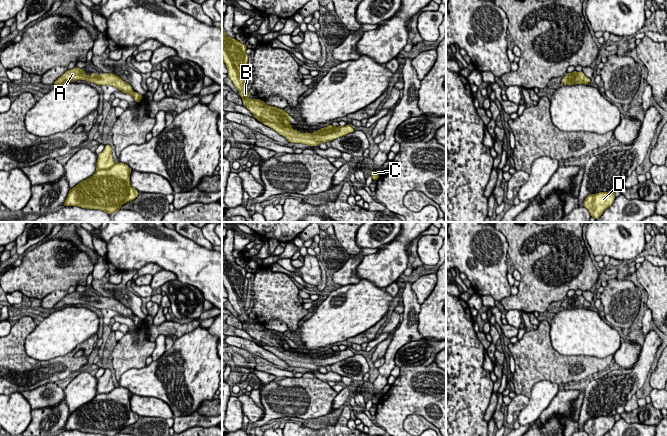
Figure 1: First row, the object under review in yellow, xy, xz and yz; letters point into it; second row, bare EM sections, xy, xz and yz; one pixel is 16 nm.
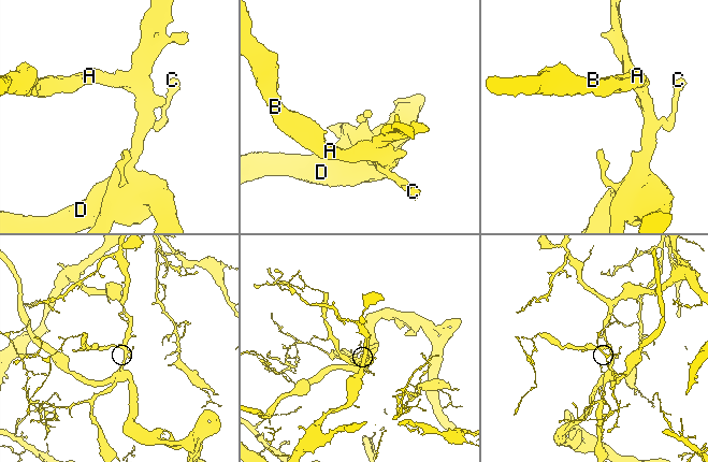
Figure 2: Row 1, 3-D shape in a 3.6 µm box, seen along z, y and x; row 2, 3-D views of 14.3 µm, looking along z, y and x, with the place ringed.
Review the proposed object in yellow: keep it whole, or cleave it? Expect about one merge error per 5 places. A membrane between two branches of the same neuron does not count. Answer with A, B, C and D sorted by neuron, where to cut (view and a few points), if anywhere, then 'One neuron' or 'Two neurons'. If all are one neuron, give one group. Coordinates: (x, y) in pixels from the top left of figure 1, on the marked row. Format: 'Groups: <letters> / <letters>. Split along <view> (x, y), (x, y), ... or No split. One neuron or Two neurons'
Groups: A B C D. No split. One neuron

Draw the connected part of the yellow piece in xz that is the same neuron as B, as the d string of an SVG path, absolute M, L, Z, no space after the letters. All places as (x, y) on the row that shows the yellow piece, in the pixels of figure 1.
M222 13L222 60L226 64L228 70L228 77L233 82L234 86L237 88L244 106L255 116L255 118L263 123L264 125L270 127L274 131L278 132L280 135L284 136L291 143L302 143L307 144L309 146L318 146L321 142L326 143L330 142L336 138L345 136L349 133L354 132L355 130L350 125L345 125L343 127L335 127L333 125L329 125L327 127L321 128L319 131L314 133L304 134L300 133L297 130L292 129L292 125L289 120L292 117L285 112L283 109L267 105L265 101L260 99L249 99L248 97L251 95L249 90L246 88L247 84L245 83L245 75L247 71L247 62L249 55L246 53L246 45L239 42L236 39L230 38L226 35L226 32L223 28L223 13Z

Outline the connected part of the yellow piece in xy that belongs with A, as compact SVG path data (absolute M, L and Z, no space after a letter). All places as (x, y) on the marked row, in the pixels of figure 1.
M77 67L66 71L54 82L53 85L63 85L67 82L75 82L76 80L87 80L101 86L111 85L120 89L123 93L132 95L136 102L139 102L143 98L143 95L134 92L130 84L124 82L119 76L115 74L102 73L101 75L96 75L94 72L92 76L87 76L84 69Z

